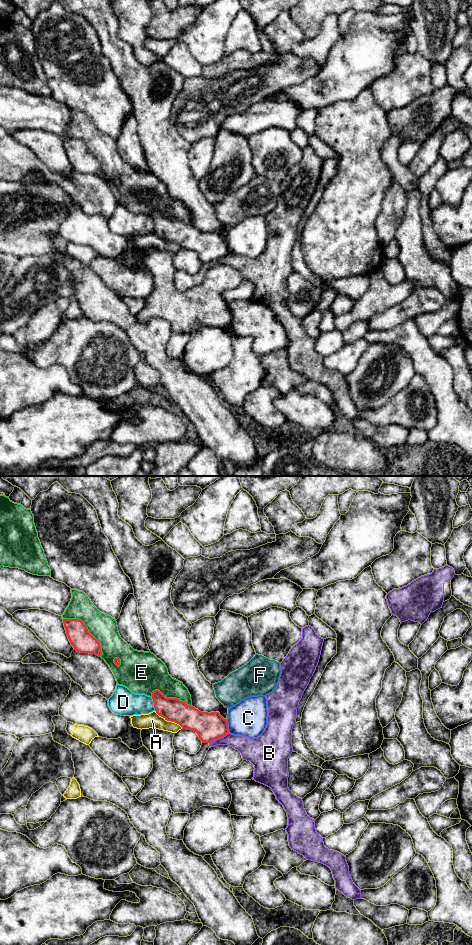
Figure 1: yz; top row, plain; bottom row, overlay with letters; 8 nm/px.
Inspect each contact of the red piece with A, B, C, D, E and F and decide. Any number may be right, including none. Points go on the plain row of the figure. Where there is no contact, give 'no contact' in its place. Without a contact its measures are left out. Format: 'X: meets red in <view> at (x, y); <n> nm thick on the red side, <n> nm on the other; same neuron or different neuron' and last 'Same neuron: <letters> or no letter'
A: meets red in yz at (168, 240); 190 nm thick on the red side, 130 nm on the other; different neuron
B: meets red in yz at (219, 257); 220 nm thick on the red side, 150 nm on the other; different neuron
C: meets red in yz at (227, 246); 220 nm thick on the red side, 300 nm on the other; different neuron
D: meets red in yz at (154, 224); 190 nm thick on the red side, 220 nm on the other; different neuron
E: meets red in yz at (87, 150); 180 nm thick on the red side, 220 nm on the other; different neuron
F: meets red in yz at (225, 226); 20 nm thick on the red side, 240 nm on the other; different neuron
Same neuron: no letter

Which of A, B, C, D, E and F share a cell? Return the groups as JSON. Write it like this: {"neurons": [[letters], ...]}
{"neurons": [["A"], ["B"], ["C"], ["D"], ["E"], ["F"]]}

